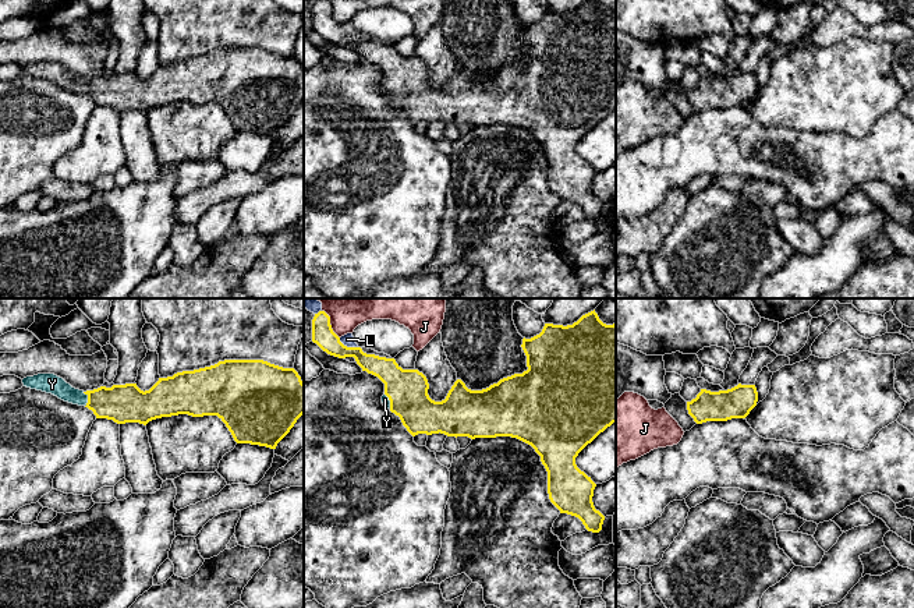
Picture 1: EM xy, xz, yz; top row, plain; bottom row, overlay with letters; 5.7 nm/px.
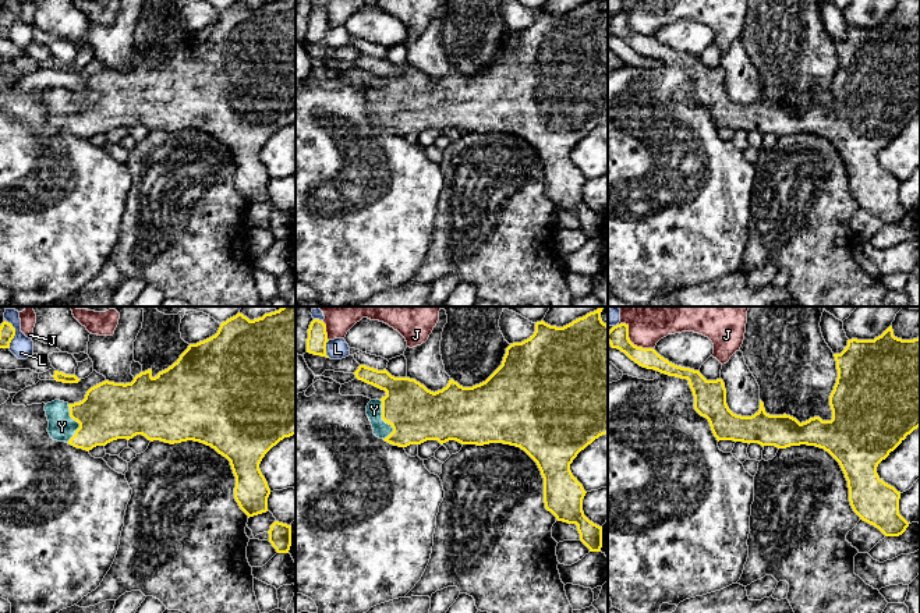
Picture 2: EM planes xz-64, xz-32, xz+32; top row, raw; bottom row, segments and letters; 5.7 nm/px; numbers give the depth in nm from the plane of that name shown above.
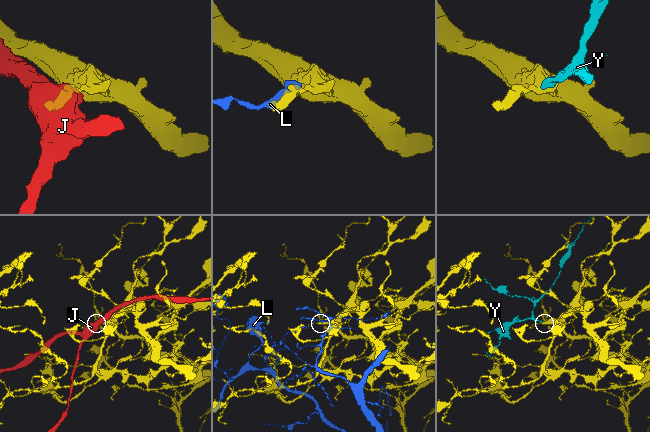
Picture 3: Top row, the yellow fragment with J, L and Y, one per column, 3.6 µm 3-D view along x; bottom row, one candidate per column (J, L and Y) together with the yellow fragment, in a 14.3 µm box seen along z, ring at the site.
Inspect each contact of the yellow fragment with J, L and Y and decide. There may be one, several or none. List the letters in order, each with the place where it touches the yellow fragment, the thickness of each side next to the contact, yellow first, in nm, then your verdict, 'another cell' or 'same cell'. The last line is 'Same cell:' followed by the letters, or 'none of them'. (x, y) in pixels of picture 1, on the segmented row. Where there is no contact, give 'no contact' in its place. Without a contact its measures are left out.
J: meets yellow in xz at (329, 324); 130 nm thick on the yellow side, 320 nm on the other; another cell
L: meets yellow in xz at (346, 346); 130 nm thick on the yellow side, 70 nm on the other; another cell
Y: meets yellow in xy at (88, 399); 220 nm thick on the yellow side, 110 nm on the other; same cell
Same cell: Y

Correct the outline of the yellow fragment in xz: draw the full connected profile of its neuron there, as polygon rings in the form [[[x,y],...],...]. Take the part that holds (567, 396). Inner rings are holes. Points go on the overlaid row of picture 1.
[[[595,310],[573,325],[545,324],[539,335],[524,337],[521,347],[528,370],[522,374],[482,390],[471,390],[457,379],[442,402],[429,397],[428,379],[418,370],[403,370],[394,358],[344,346],[325,311],[312,319],[312,342],[330,356],[354,357],[362,371],[378,377],[385,383],[383,406],[400,417],[412,436],[439,432],[471,439],[511,436],[531,445],[548,471],[550,502],[560,513],[578,517],[588,531],[602,530],[605,516],[592,502],[596,484],[575,464],[578,453],[616,423],[616,324],[603,324]]]

